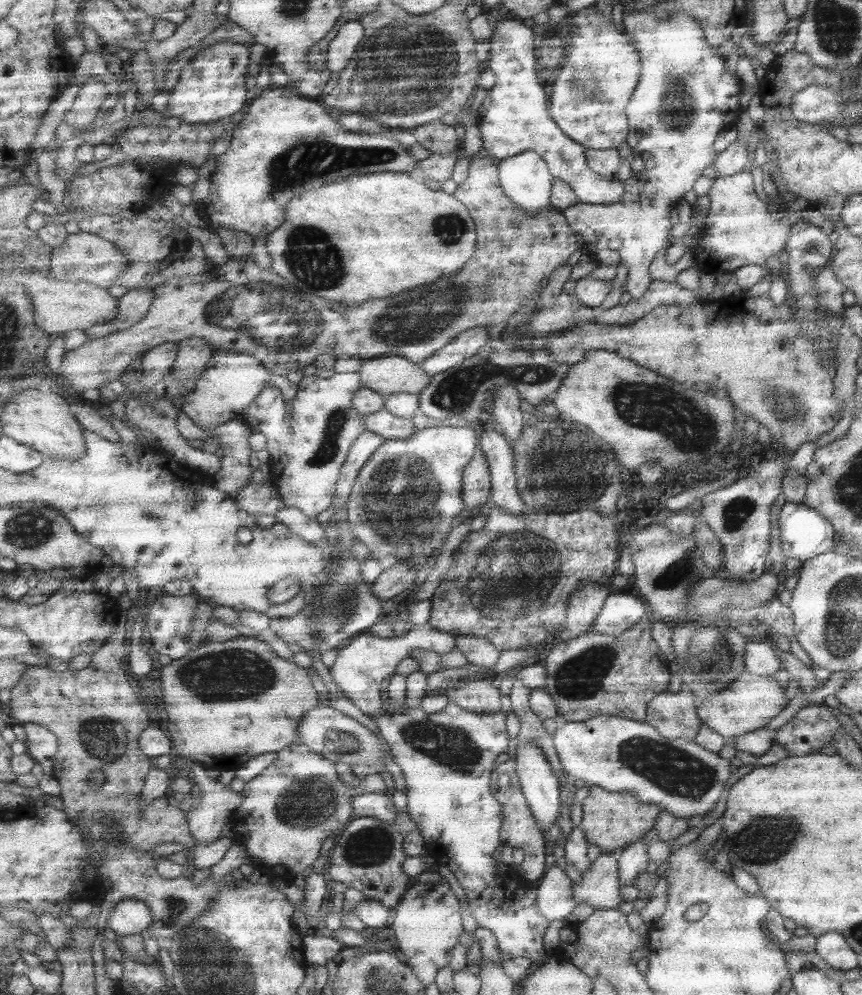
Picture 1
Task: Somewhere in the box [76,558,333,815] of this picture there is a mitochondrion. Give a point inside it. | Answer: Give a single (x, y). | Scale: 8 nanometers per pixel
(211, 676)

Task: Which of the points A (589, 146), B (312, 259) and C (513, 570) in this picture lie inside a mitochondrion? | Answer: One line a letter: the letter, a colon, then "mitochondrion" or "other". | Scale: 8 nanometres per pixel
A: other
B: mitochondrion
C: mitochondrion

